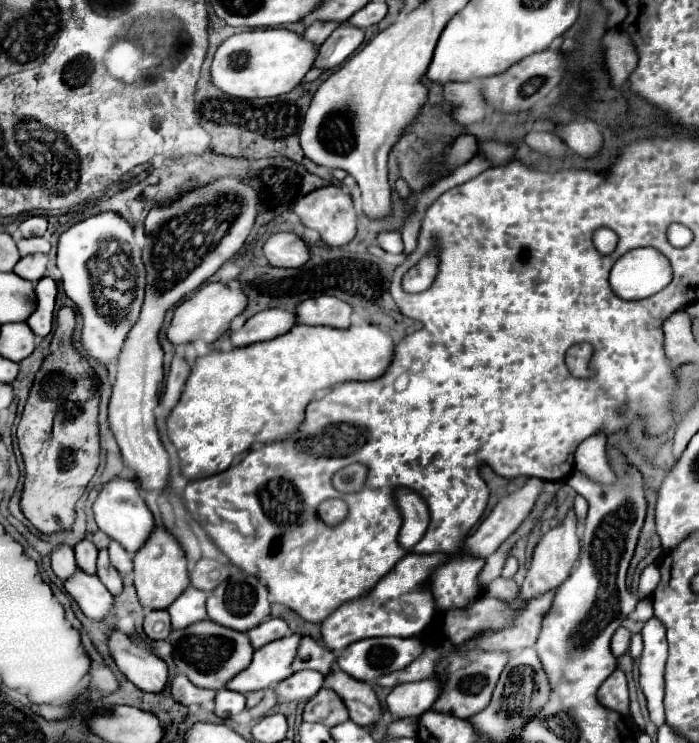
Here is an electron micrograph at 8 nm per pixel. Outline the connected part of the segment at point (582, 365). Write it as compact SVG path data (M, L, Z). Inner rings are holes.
M580 343L570 347L566 353L566 367L574 377L590 377L588 361L592 357L592 347L588 343Z

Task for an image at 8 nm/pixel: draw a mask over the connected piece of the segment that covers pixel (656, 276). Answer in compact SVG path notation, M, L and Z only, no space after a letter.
M652 247L628 251L610 271L612 291L620 299L646 299L662 291L670 281L672 269L668 259Z

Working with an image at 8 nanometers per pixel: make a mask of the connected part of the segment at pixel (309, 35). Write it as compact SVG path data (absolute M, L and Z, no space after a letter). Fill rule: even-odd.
M314 21L312 25L308 25L306 27L306 31L304 31L304 39L306 41L312 41L312 45L316 45L316 47L320 47L322 45L322 41L324 39L328 39L330 37L330 33L338 27L340 23L330 23L330 21L326 21L326 23L322 23L322 21Z

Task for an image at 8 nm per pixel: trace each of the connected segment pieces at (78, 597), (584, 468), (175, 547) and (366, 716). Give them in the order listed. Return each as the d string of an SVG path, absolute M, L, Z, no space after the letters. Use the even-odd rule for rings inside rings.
M78 569L72 579L64 581L64 589L90 619L104 619L112 609L112 593L100 583L96 575Z
M606 436L585 439L574 453L575 468L600 485L614 485L616 475L606 459Z
M158 523L150 533L148 543L144 543L144 547L140 547L140 551L136 553L132 573L134 573L134 587L138 593L138 599L146 609L168 609L168 605L190 585L186 555L180 543L172 533L168 533Z
M334 667L334 671L324 677L322 687L332 689L340 695L340 699L344 701L344 705L350 713L350 719L356 725L368 727L368 725L376 723L378 719L382 719L382 707L380 707L380 701L370 683L354 681L348 673Z

